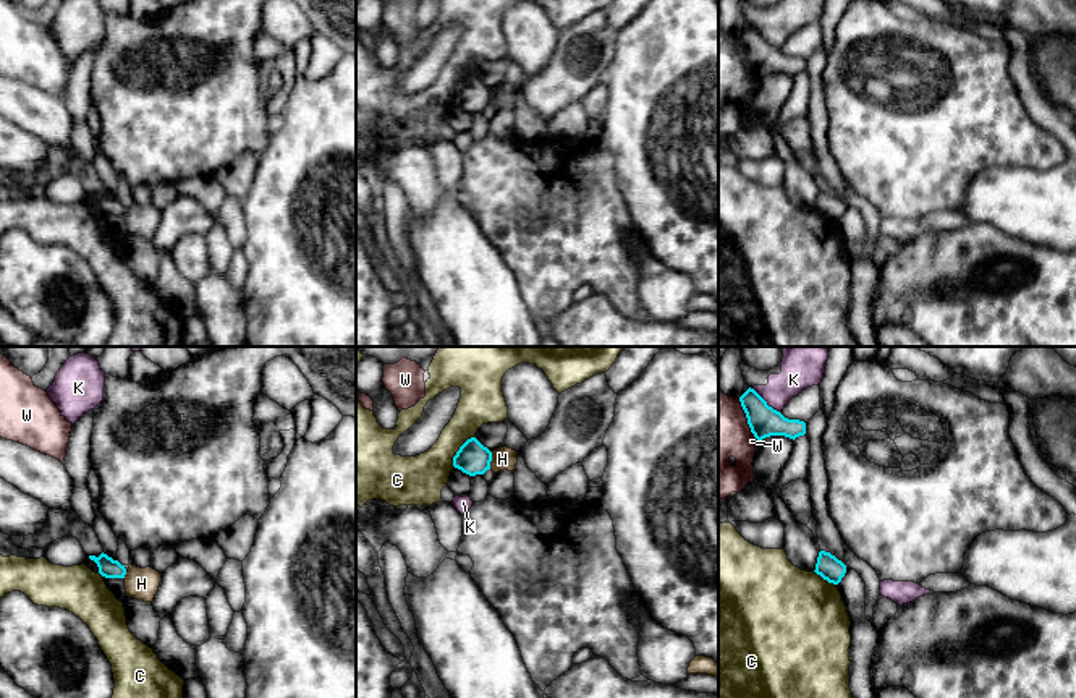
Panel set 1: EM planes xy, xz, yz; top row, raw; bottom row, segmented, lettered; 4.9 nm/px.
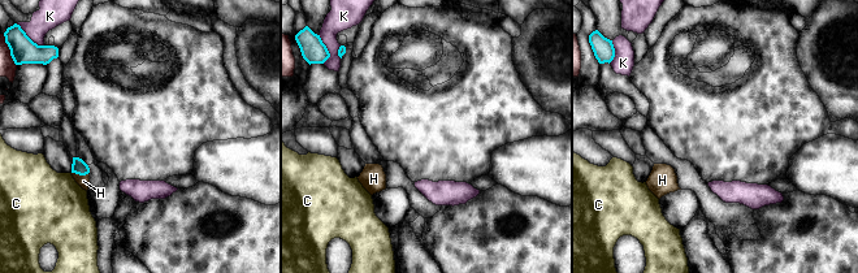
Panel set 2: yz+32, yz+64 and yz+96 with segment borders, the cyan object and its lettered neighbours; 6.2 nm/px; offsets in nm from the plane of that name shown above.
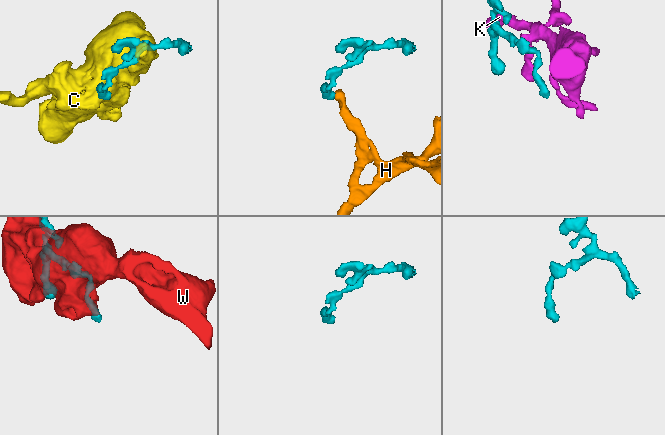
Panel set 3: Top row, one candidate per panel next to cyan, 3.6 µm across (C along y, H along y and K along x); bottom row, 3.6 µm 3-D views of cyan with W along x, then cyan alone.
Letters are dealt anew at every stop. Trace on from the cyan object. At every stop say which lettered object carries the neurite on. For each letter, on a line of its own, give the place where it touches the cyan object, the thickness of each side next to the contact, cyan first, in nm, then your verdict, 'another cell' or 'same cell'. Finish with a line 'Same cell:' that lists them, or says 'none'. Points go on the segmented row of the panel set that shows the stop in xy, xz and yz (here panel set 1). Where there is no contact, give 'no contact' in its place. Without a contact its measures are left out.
C: xz (458, 451) | 160/240 nm | another cell
H: xz (491, 460) | 160/110 nm | another cell
K: yz (766, 402) | 160/200 nm | another cell
W: yz (748, 420) | 160/300 nm | another cell
Same cell: none

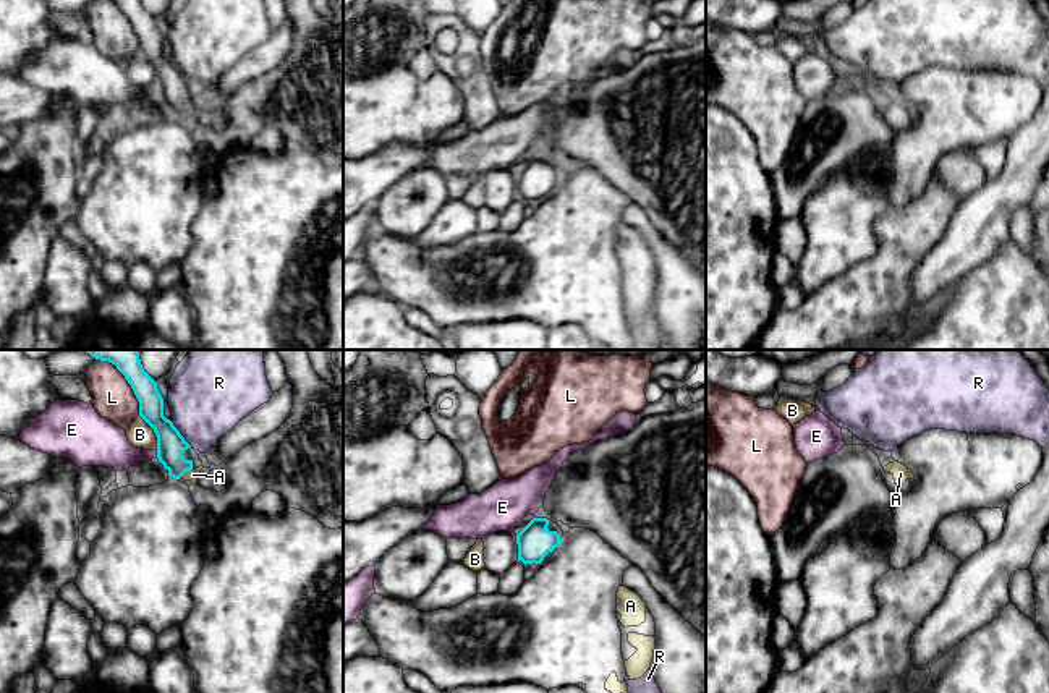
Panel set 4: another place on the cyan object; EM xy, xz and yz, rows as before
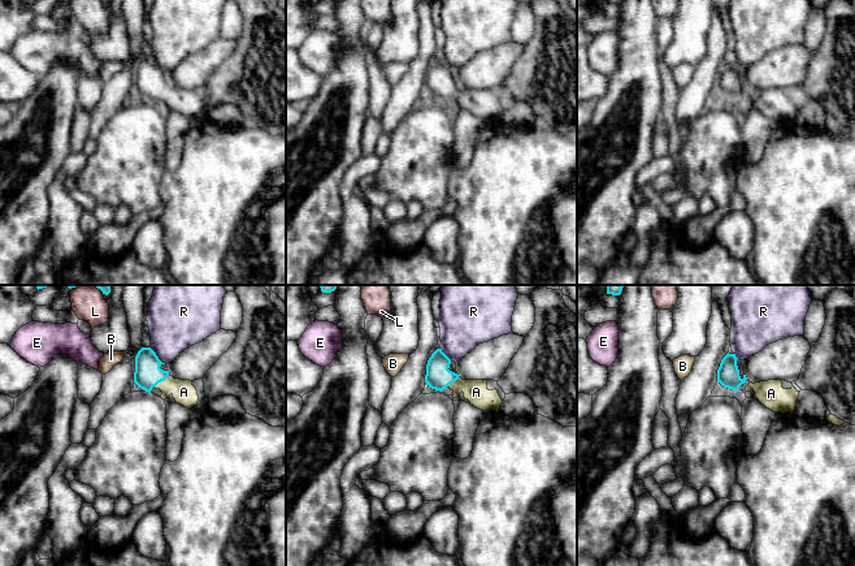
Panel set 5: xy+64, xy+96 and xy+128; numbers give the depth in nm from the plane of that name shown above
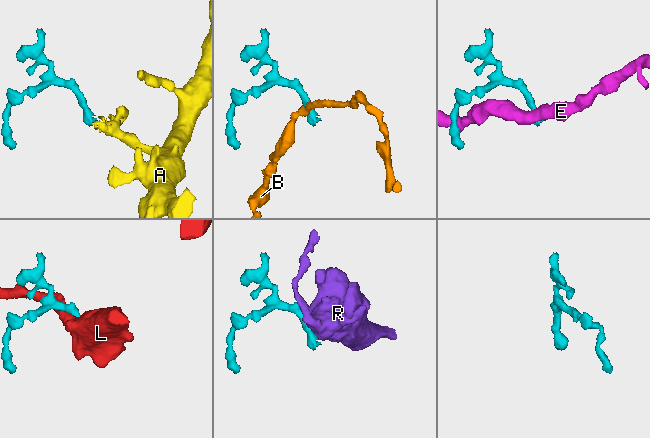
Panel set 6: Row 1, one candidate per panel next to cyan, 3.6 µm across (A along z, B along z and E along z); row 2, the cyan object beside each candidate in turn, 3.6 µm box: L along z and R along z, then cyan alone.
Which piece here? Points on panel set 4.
A: xy (186, 470) | 140/60 nm | same cell
B: xy (154, 431) | 140/130 nm | another cell
E: xy (157, 454) | 140/200 nm | another cell
L: xy (127, 379) | 160/200 nm | another cell
R: xy (180, 434) | 140/400 nm | another cell
Same cell: A

